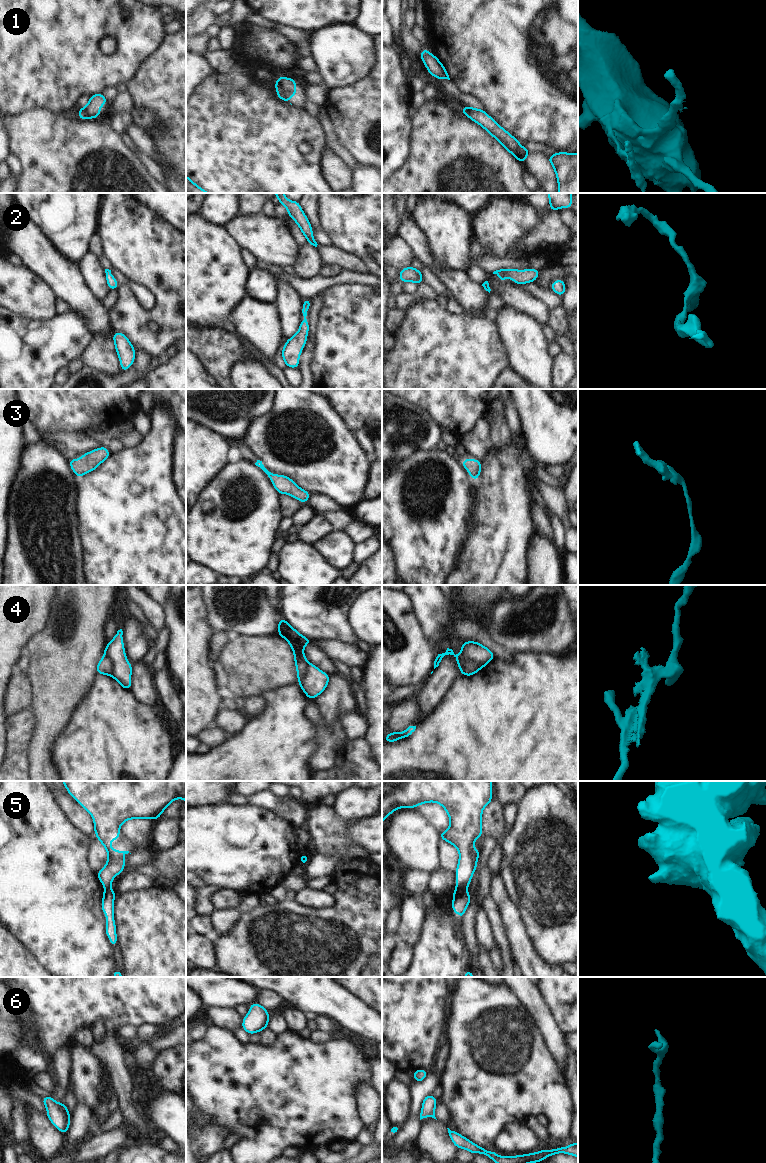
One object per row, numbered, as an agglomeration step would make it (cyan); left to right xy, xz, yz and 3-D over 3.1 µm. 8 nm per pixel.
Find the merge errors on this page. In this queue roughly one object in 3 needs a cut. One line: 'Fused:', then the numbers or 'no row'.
Fused: 1, 4, 5

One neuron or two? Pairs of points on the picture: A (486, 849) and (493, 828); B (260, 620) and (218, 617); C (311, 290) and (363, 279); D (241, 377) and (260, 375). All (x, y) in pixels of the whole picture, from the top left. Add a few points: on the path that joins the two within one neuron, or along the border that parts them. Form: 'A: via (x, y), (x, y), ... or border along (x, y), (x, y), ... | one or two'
A: border along (484, 836), (490, 836), (497, 842) | two
B: via (250, 621), (228, 622) | one
C: via (324, 282), (340, 278), (350, 278) | one
D: via (246, 374), (255, 375) | one

